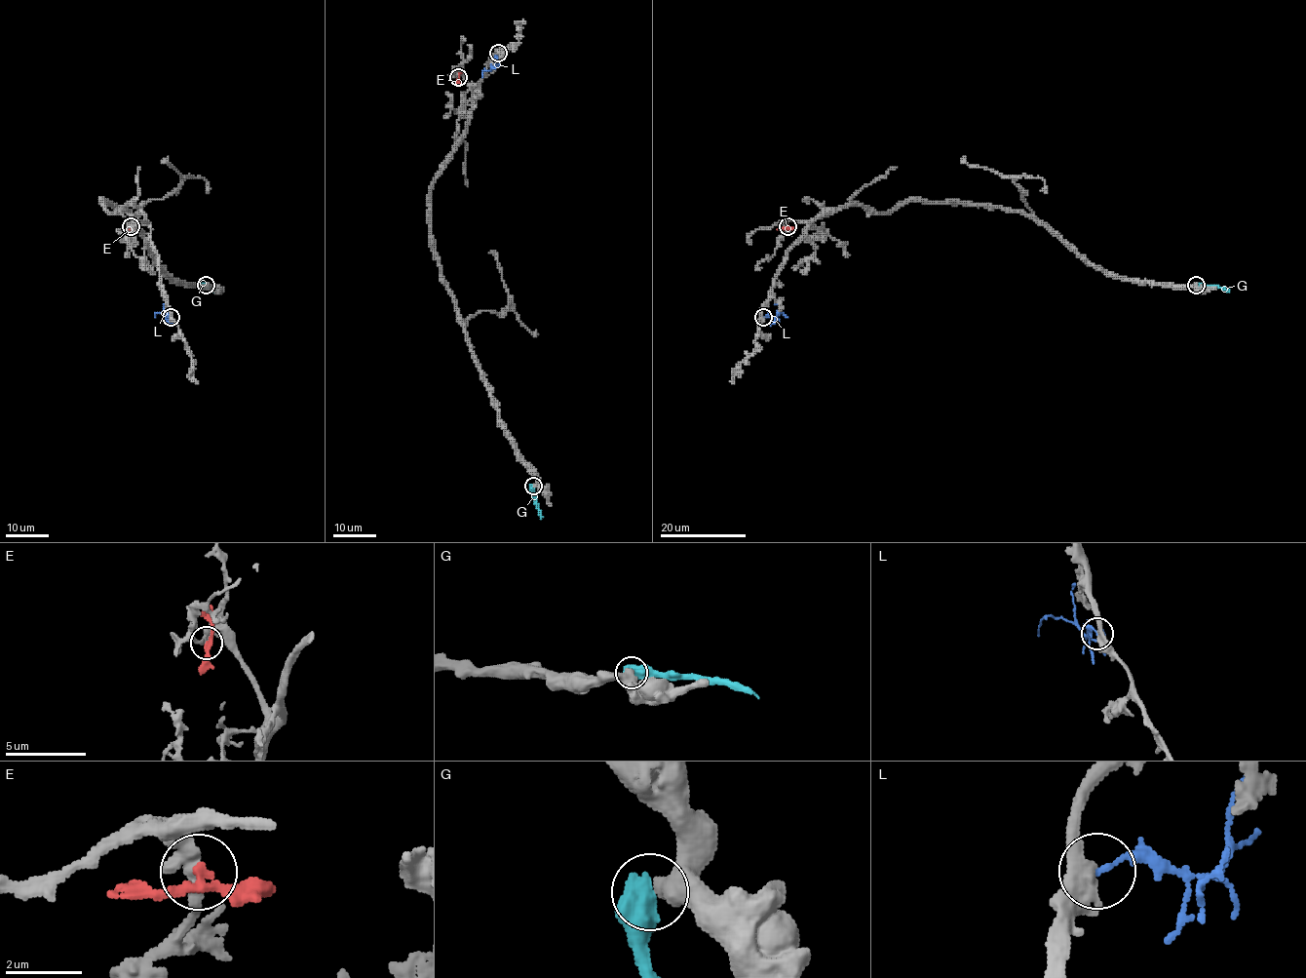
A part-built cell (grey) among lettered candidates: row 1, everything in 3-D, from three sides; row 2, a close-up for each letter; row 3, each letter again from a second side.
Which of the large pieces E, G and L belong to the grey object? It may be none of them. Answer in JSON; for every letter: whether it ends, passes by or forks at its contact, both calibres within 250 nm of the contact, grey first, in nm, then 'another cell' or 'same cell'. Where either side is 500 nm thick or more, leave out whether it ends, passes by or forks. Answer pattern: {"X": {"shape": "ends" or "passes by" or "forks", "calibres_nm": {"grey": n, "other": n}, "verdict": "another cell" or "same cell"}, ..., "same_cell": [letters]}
{"E": {"shape": "passes by", "calibres_nm": {"grey": 300, "other": 220}, "verdict": "another cell"}, "G": {"calibres_nm": {"grey": 600, "other": 750}, "verdict": "another cell"}, "L": {"shape": "ends", "calibres_nm": {"grey": 360, "other": 110}, "verdict": "another cell"}, "same_cell": []}

